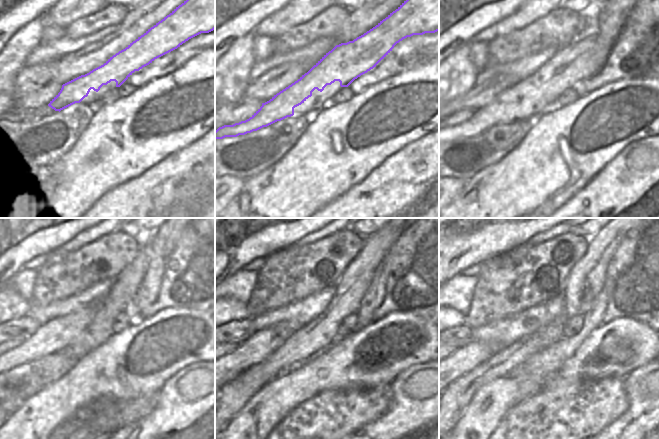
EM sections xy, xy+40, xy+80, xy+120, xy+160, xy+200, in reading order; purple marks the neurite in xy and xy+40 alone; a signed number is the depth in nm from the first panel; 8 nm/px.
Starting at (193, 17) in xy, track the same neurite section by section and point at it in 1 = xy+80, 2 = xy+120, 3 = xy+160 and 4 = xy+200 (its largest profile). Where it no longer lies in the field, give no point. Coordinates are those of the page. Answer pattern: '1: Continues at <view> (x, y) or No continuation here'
1: Continues at xy+80 (581, 59)
2: Continues at xy+120 (54, 336)
3: Continues at xy+160 (264, 343)
4: Continues at xy+200 (474, 353).

